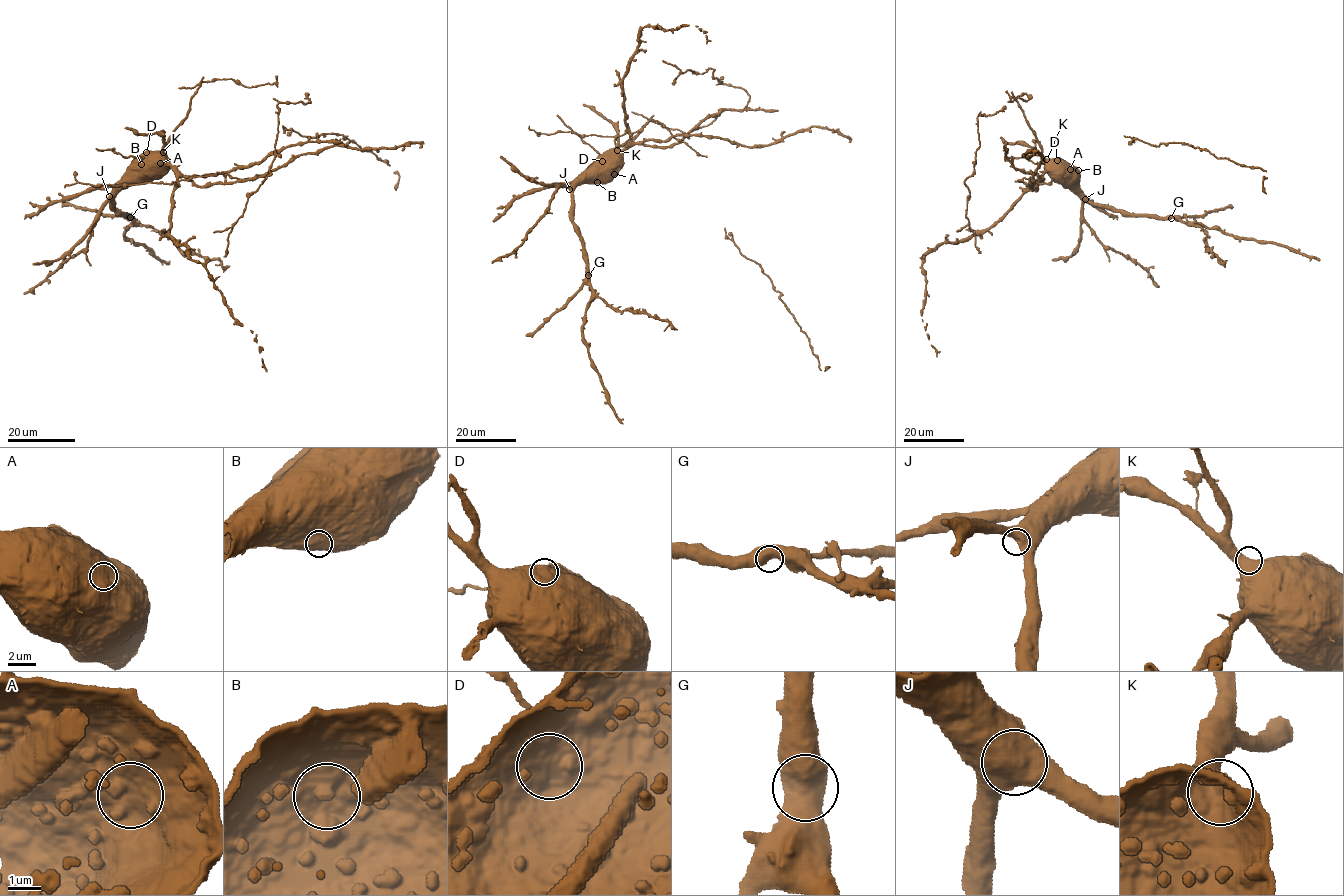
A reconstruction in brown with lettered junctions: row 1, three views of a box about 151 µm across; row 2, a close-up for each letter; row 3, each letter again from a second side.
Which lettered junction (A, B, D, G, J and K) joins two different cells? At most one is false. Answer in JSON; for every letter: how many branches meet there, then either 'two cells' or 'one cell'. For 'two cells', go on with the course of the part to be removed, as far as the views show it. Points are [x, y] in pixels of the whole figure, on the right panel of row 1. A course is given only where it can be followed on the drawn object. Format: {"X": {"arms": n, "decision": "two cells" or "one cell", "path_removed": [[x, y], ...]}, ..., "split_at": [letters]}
{"A": {"arms": 1, "decision": "one cell"}, "B": {"arms": 1, "decision": "one cell"}, "D": {"arms": 1, "decision": "two cells", "path_removed": [[1057, 160], [1049, 164], [1034, 164], [1026, 157], [1011, 156]]}, "G": {"arms": 1, "decision": "one cell"}, "J": {"arms": 1, "decision": "one cell"}, "K": {"arms": 1, "decision": "one cell"}, "split_at": ["D"]}

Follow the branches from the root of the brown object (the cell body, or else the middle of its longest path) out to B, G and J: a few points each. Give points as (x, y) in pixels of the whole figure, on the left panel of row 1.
B: (158, 166), (149, 167), (138, 157), (141, 164)
G: (158, 166), (152, 167), (137, 181), (122, 188), (114, 196), (114, 207), (130, 217)
J: (158, 166), (136, 175), (109, 196)

